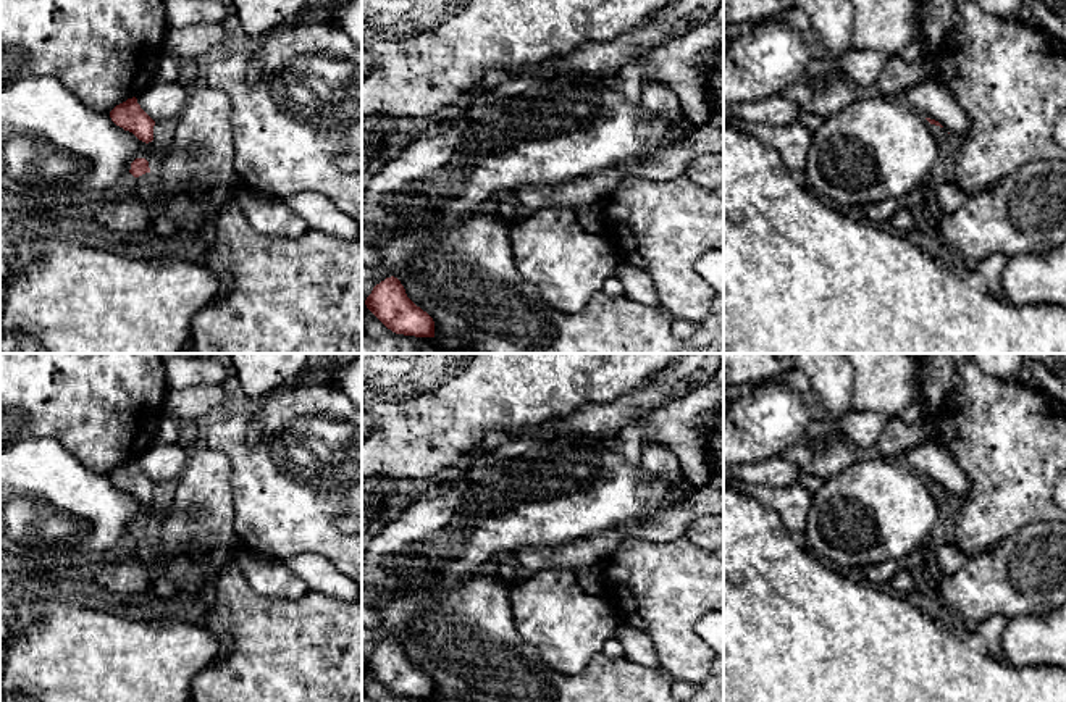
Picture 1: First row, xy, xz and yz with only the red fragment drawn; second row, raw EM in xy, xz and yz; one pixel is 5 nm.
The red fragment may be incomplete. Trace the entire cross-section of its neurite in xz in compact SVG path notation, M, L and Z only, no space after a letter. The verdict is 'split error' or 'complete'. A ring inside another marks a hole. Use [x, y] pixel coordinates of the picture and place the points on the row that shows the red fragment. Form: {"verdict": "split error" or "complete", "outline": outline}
{"verdict": "complete", "outline": "M394 276L376 284L365 305L396 334L434 337L433 318L407 297L404 286Z"}

